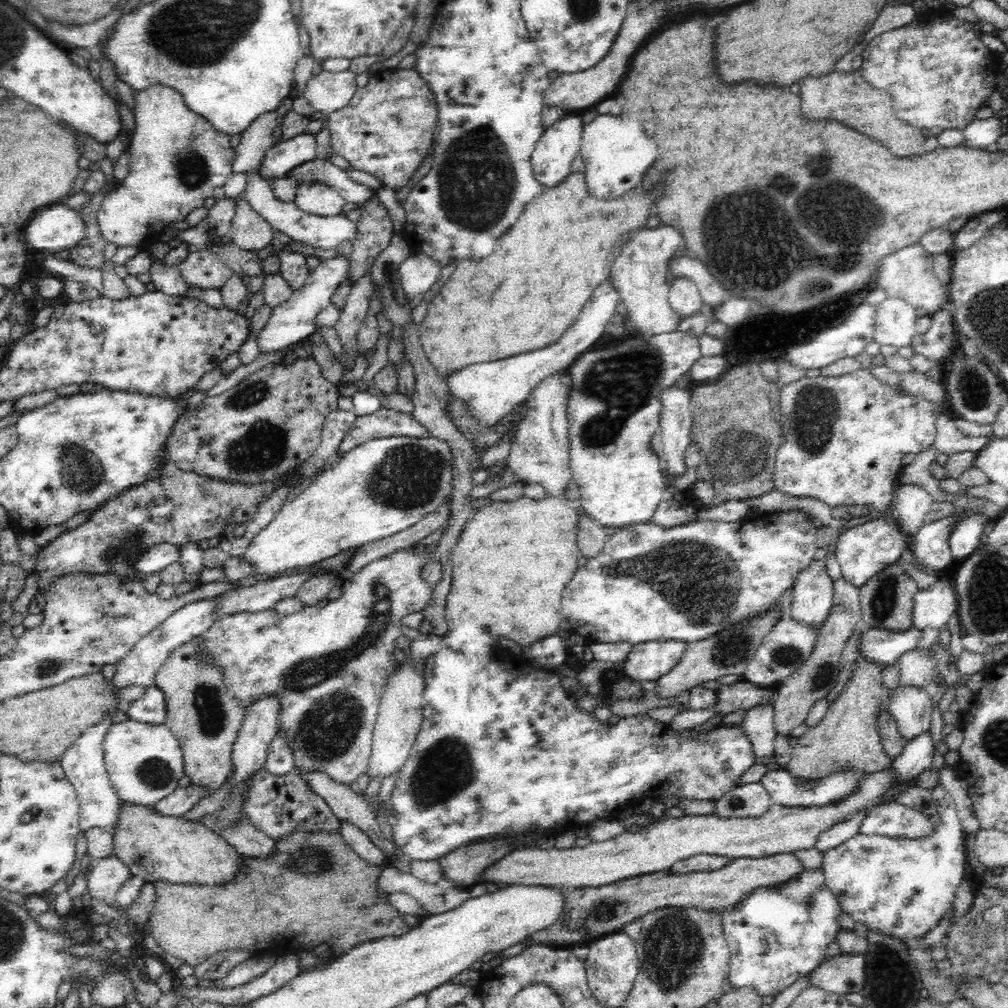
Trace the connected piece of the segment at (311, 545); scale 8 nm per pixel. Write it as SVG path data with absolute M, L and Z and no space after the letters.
M432 435L424 438L390 436L369 440L340 455L319 475L298 488L293 497L284 502L272 522L252 538L252 544L240 557L254 565L253 576L273 576L279 572L291 574L339 552L382 540L414 526L438 510L453 491L453 473L450 447L440 438Z

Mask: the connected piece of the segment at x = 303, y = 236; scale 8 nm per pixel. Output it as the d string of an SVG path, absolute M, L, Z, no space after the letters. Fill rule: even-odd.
M258 170L247 174L247 184L240 197L262 218L265 218L274 231L285 234L292 242L302 242L306 246L312 246L312 248L335 250L336 246L342 242L354 243L356 241L358 235L356 222L351 222L345 215L316 216L315 214L308 214L300 210L295 202L282 202L276 199L272 190L272 181L262 177Z

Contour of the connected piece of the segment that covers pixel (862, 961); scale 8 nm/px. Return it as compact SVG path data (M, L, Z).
M842 953L818 965L808 974L810 984L829 993L845 996L860 993L866 980L866 953Z

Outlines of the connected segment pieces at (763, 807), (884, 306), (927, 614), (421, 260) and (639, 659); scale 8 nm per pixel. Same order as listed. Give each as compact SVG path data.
M761 781L736 785L730 792L726 792L720 800L715 801L713 814L722 818L750 818L764 814L771 805L768 791Z
M887 297L876 305L874 340L880 345L902 348L918 337L915 307L901 298Z
M940 575L935 584L915 594L913 627L936 628L948 625L952 616L958 615L958 598L950 578Z
M422 251L412 252L402 262L398 271L400 271L402 289L408 297L408 302L416 305L422 300L423 294L428 292L440 278L442 267L440 263Z
M664 640L634 645L628 658L619 664L632 680L655 680L668 674L684 657L687 644L683 641Z

